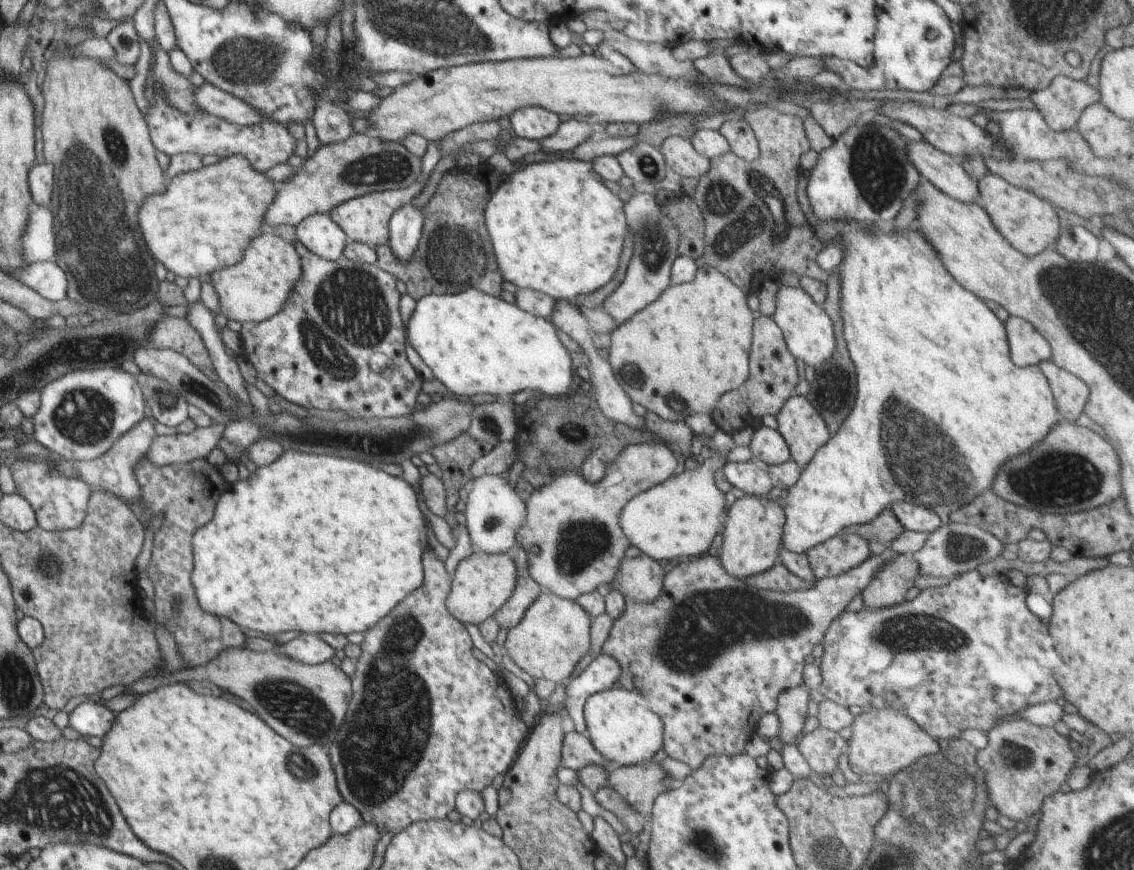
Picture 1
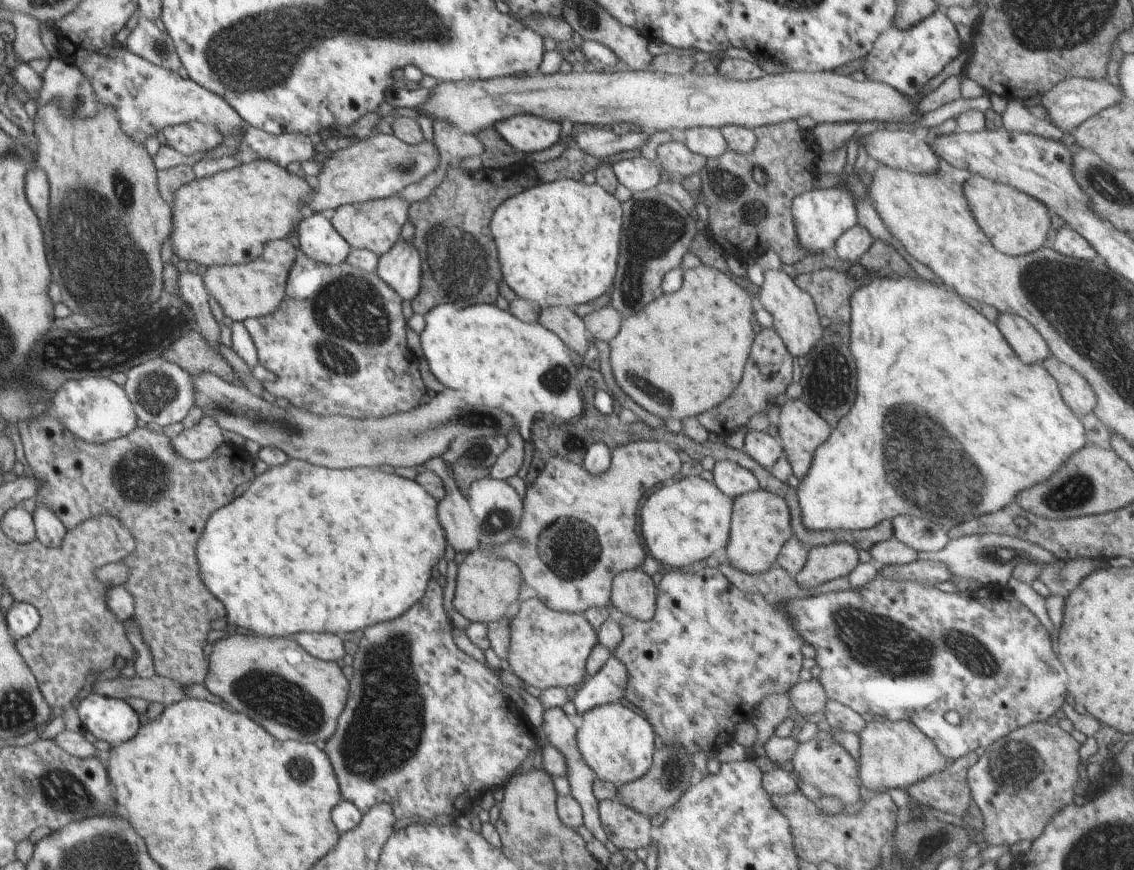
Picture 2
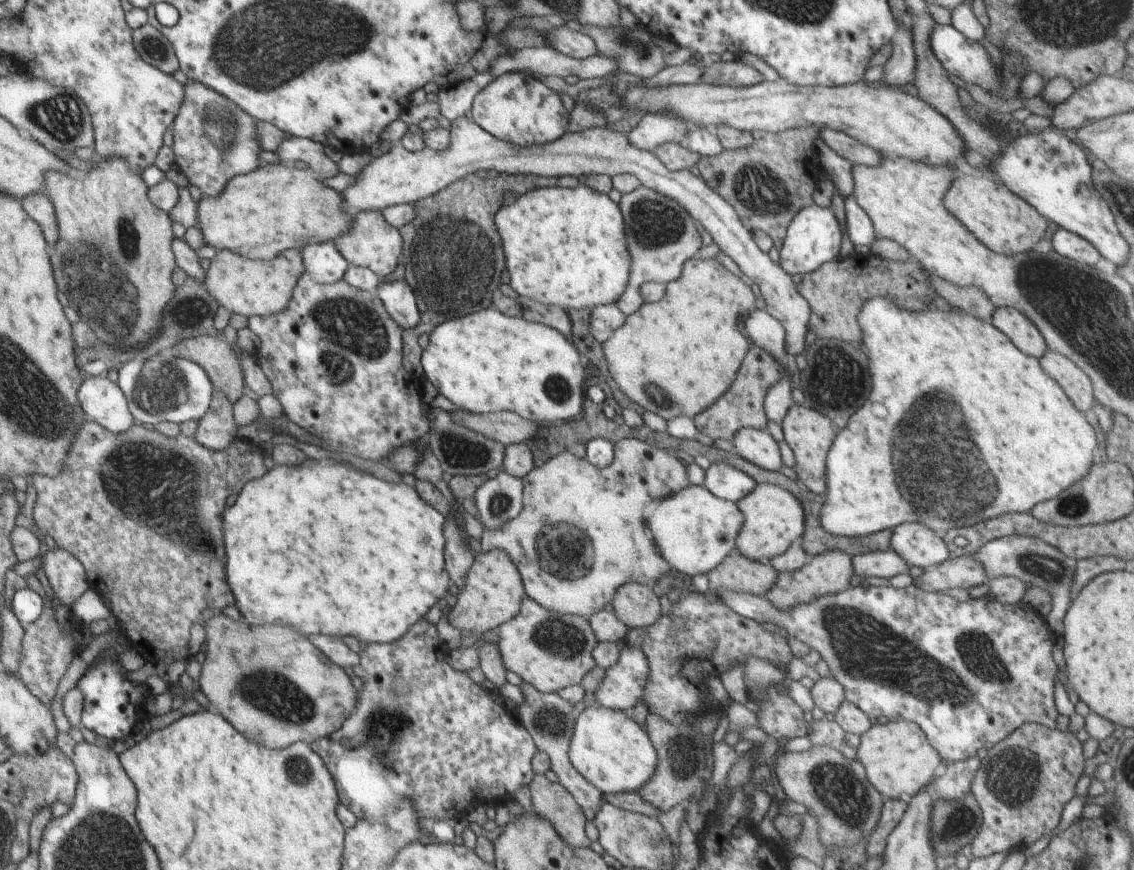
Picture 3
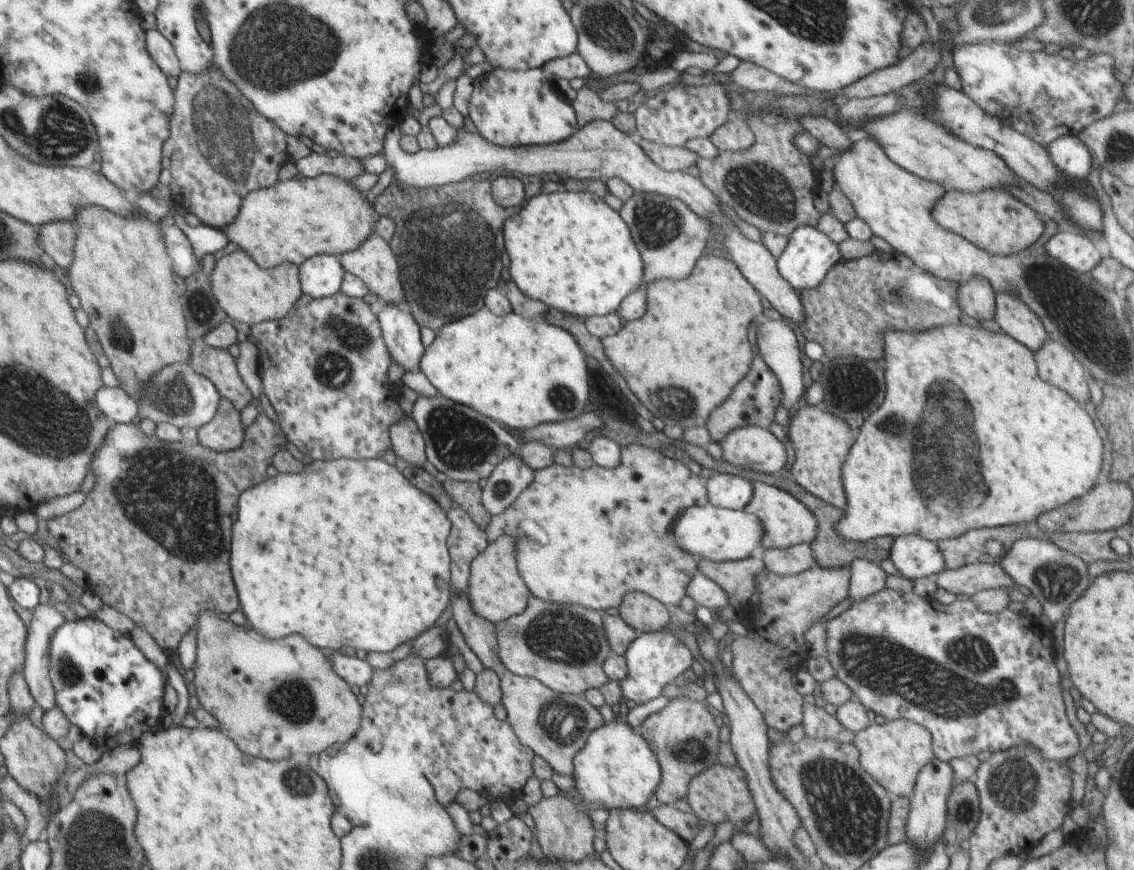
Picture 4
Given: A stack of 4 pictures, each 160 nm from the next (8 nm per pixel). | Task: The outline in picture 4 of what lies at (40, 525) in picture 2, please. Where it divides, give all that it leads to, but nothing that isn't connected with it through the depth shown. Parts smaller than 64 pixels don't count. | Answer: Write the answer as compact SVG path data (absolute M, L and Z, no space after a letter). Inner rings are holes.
M38 604L31 620L29 640L25 642L23 677L32 698L45 714L55 707L55 690L49 677L49 642L64 621L64 614L56 608Z

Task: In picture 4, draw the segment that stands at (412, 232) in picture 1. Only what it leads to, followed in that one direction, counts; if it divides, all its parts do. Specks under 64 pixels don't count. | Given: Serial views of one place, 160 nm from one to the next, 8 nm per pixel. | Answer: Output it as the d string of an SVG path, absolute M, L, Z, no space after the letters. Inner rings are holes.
M383 304L377 315L386 348L390 350L391 362L400 364L406 372L420 370L420 358L424 346L420 341L420 324L405 305Z

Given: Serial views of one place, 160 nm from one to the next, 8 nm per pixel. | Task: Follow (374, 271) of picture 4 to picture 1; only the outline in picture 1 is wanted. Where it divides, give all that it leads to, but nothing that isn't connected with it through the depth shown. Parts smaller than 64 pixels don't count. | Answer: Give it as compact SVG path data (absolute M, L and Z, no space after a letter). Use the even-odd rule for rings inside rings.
M420 179L418 182L405 189L388 189L385 191L376 191L367 195L356 197L337 207L334 207L330 216L335 223L347 234L348 240L364 243L376 248L386 245L389 239L389 222L392 215L403 206L406 206L412 199L418 196L425 184Z

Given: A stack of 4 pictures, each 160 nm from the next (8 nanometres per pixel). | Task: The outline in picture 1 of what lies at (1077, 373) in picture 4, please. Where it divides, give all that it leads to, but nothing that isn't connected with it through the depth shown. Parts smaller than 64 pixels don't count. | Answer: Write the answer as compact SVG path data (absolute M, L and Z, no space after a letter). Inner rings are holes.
M1052 360L1042 361L1039 367L1048 379L1058 412L1064 414L1064 418L1076 420L1084 412L1089 401L1088 385L1075 374L1060 368Z

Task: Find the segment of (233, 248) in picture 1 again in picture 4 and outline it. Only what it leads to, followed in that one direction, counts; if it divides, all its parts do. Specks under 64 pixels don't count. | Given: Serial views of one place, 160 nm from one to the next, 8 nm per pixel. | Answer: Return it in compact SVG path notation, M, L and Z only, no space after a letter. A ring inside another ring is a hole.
M321 174L314 178L296 176L285 181L278 181L273 187L250 191L242 199L238 216L230 224L230 236L236 240L240 236L240 244L246 250L260 248L262 254L270 256L272 264L294 263L299 267L313 256L327 254L339 257L341 254L355 251L362 242L375 230L379 214L360 191L342 177L333 174Z

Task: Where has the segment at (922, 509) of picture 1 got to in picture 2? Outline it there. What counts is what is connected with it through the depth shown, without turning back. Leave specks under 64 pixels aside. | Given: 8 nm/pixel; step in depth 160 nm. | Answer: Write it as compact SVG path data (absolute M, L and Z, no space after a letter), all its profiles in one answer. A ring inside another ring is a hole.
M900 515L893 520L893 536L917 552L941 551L949 541L947 529L932 520Z

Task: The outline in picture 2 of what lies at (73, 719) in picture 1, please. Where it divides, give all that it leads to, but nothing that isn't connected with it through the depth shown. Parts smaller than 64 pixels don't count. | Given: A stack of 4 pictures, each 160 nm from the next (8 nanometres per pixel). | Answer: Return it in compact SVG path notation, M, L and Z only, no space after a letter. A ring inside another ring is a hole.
M90 694L80 700L77 705L77 713L81 720L83 732L91 732L97 740L106 740L112 747L131 739L139 732L139 714L121 699Z

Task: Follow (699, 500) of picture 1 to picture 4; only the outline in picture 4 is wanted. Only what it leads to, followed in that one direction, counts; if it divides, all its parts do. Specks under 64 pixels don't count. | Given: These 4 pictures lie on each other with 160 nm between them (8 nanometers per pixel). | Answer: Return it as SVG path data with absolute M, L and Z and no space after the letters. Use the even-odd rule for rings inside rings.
M710 502L702 505L692 504L674 520L672 528L674 542L686 554L690 554L699 563L702 560L708 562L724 562L743 560L749 558L762 543L762 522L754 515L743 509L733 510L714 506Z

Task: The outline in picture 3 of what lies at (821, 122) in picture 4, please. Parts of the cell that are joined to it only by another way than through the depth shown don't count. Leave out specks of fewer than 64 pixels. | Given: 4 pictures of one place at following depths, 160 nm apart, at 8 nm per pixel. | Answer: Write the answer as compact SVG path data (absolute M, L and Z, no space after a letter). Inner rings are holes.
M832 129L819 130L819 138L828 148L836 151L842 158L854 165L876 166L881 161L881 152L866 146L851 136Z

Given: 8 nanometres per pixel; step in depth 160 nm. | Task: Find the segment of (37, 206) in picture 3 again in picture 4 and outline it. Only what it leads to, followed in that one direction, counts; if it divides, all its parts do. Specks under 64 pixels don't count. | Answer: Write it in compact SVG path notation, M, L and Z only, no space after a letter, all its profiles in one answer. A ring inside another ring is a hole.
M48 223L37 228L40 246L52 257L62 272L72 266L75 259L77 230L70 223Z

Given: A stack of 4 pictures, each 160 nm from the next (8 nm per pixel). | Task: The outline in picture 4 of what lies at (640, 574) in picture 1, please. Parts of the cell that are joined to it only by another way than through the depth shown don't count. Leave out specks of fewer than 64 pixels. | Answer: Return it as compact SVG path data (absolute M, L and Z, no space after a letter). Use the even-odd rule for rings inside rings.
M629 592L620 604L620 617L639 634L662 631L672 619L668 608L642 592Z

